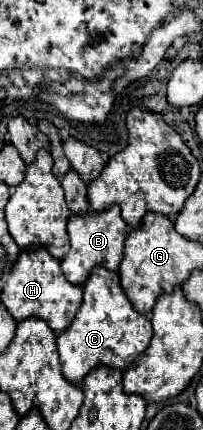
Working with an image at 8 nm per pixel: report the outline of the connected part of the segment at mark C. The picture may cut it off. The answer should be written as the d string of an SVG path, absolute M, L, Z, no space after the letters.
M95 267L83 285L83 293L83 303L73 323L67 327L67 331L57 335L63 375L73 385L81 385L85 375L99 365L125 371L133 359L149 347L151 341L151 323L147 317L131 309L133 305L121 289L119 273L107 271L105 267Z

